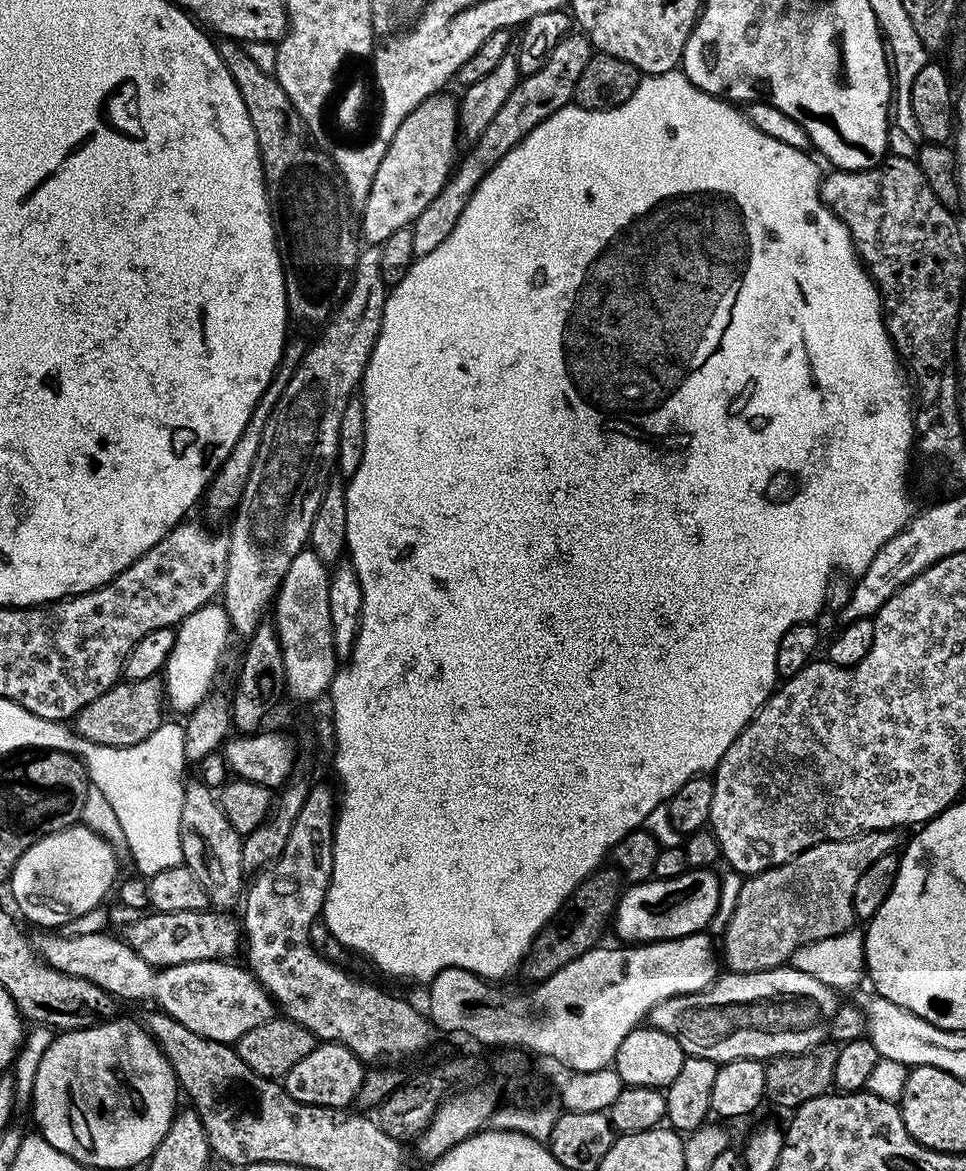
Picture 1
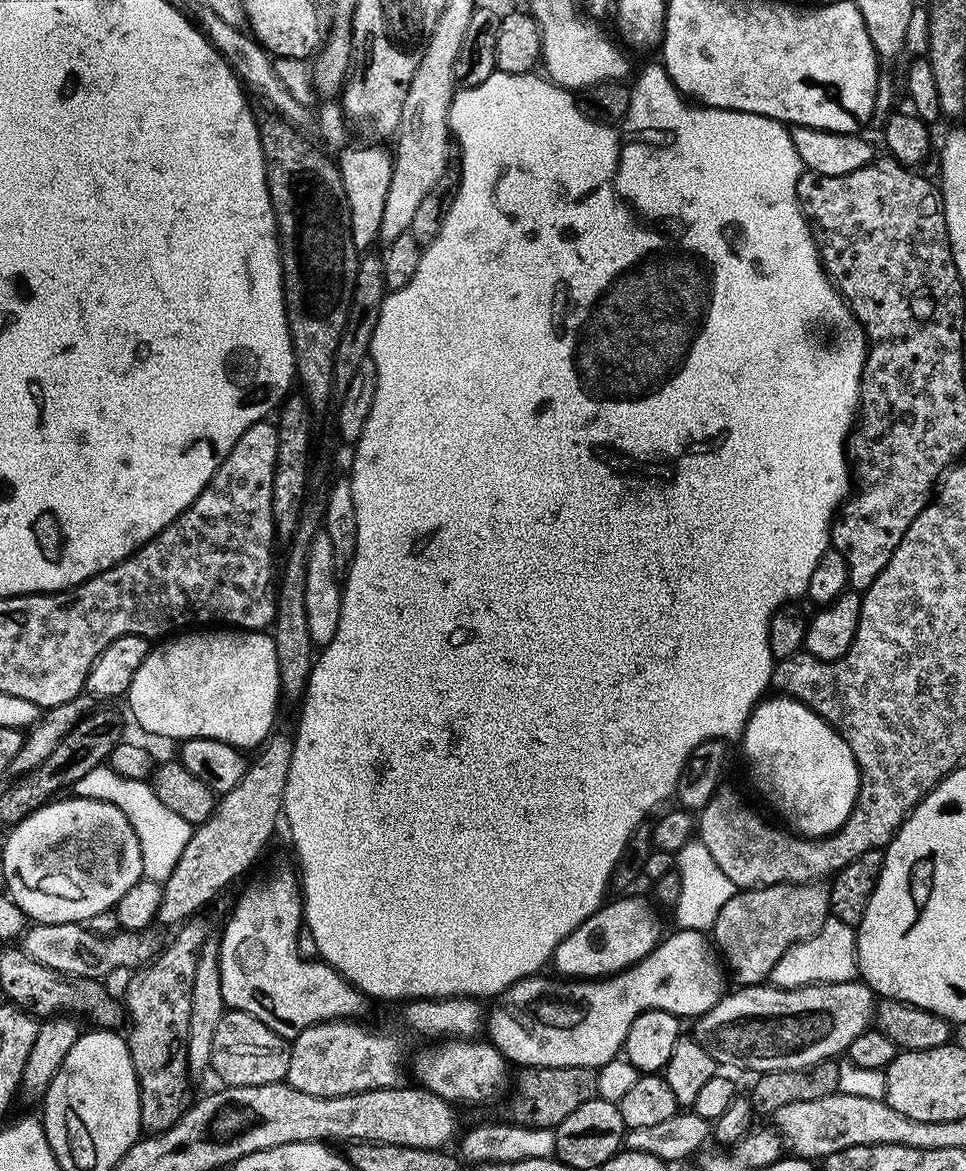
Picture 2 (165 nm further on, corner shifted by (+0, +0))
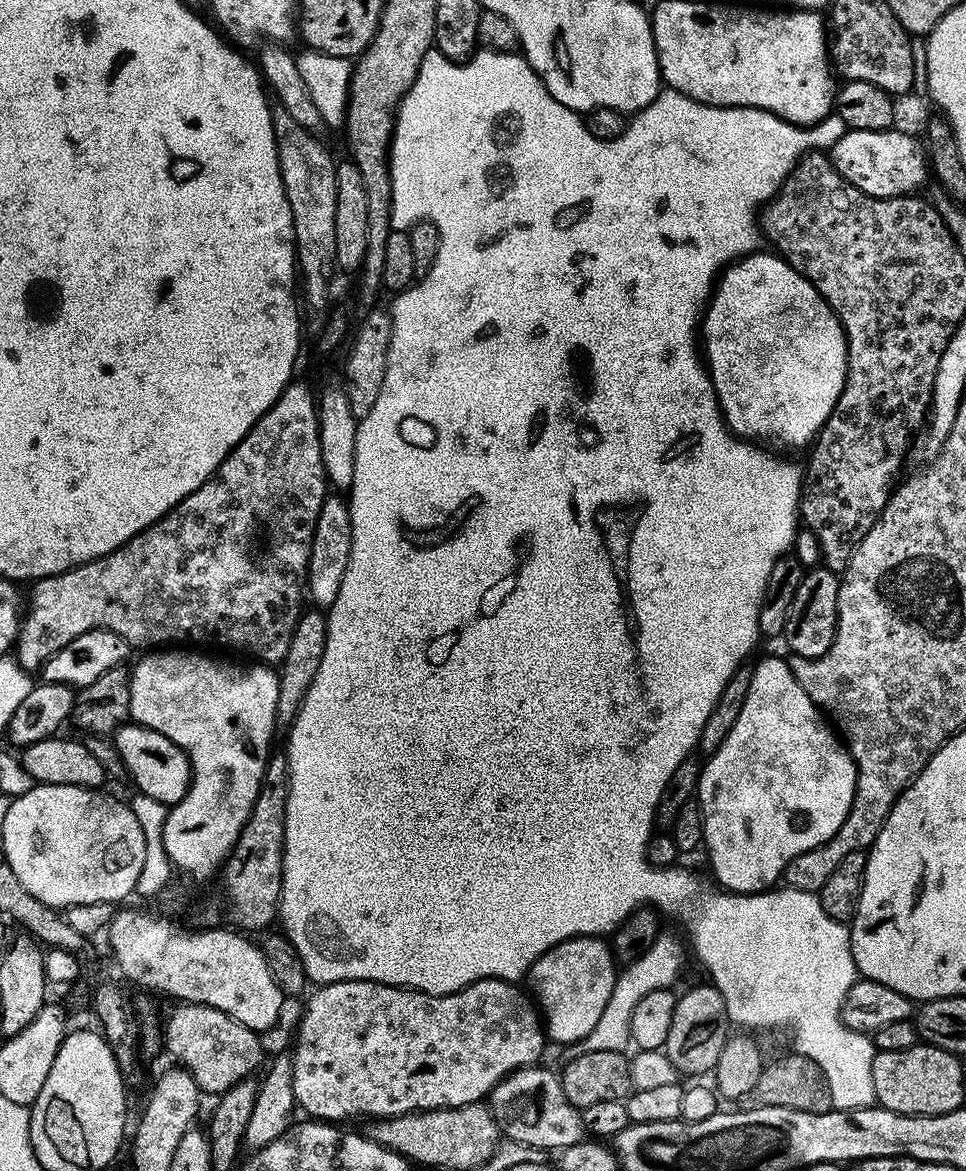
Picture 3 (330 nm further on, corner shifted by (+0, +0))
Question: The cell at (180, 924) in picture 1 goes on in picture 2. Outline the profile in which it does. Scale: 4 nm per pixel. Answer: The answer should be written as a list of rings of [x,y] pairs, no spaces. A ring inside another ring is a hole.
[[[36,922],[22,936],[22,951],[34,962],[46,966],[64,976],[73,978],[104,978],[107,972],[115,968],[135,970],[143,968],[162,947],[162,940],[152,933],[126,932],[116,930],[113,936],[95,936],[87,923],[53,924],[51,922]]]

